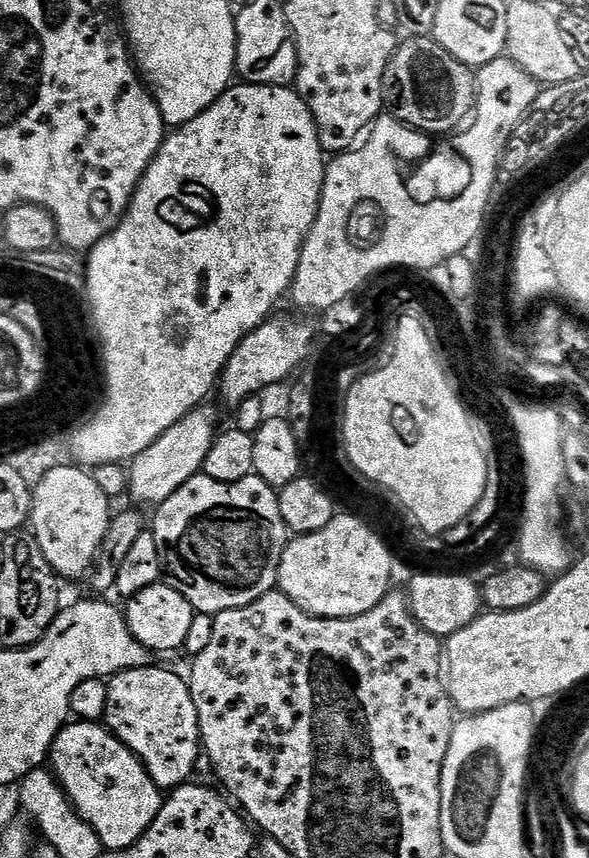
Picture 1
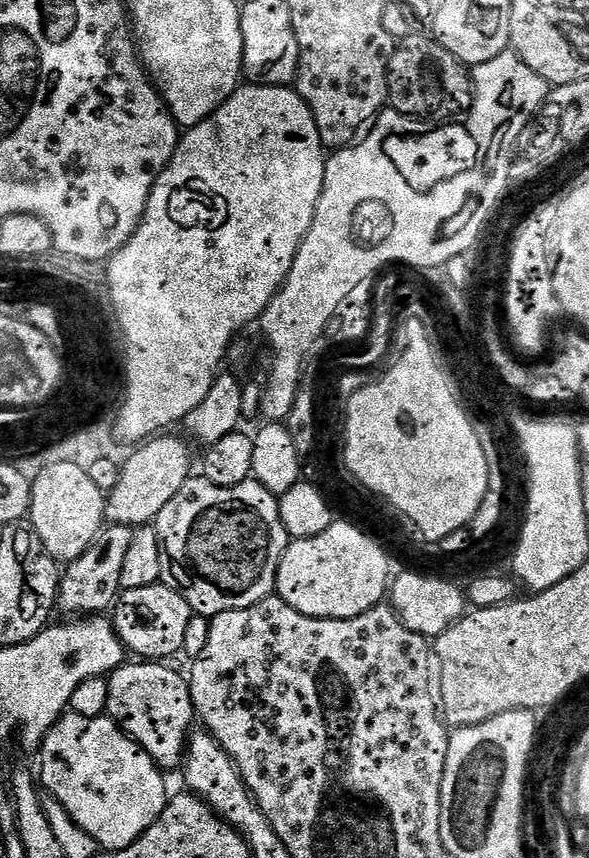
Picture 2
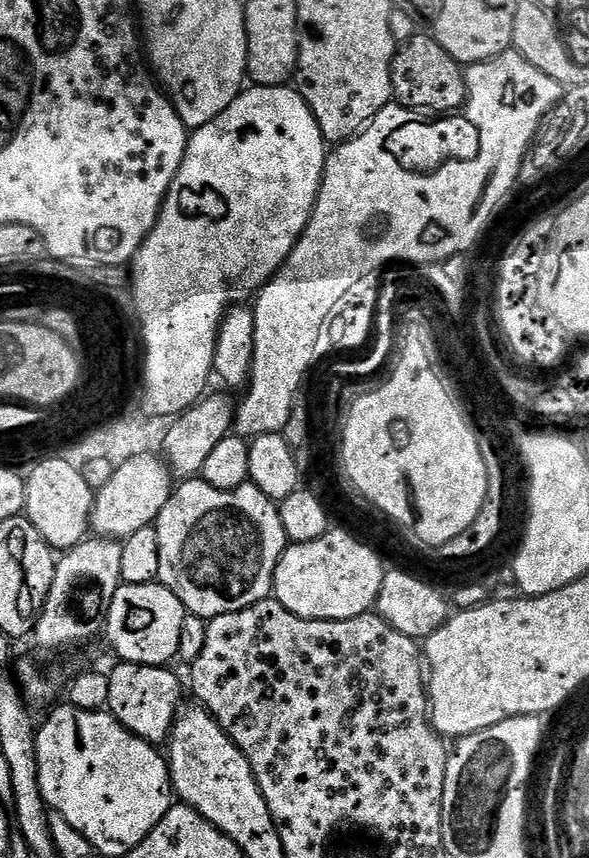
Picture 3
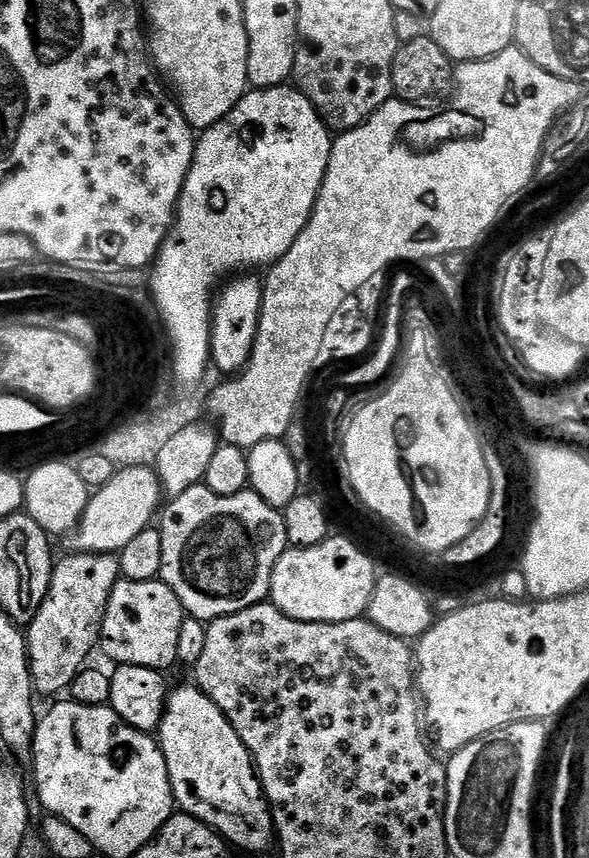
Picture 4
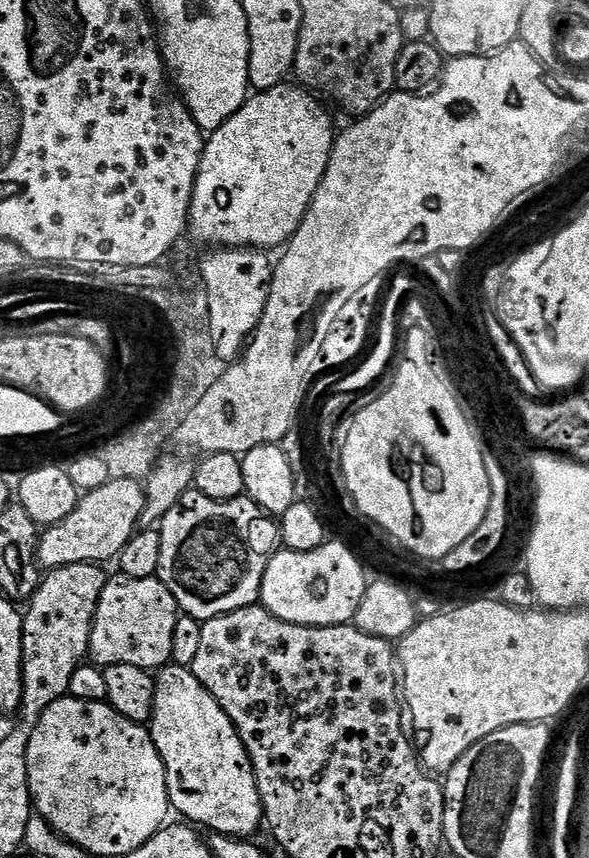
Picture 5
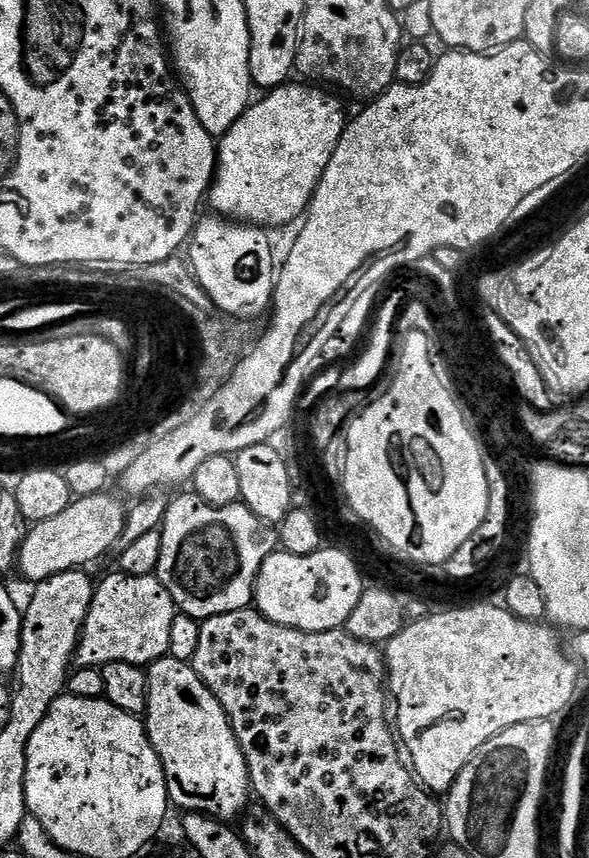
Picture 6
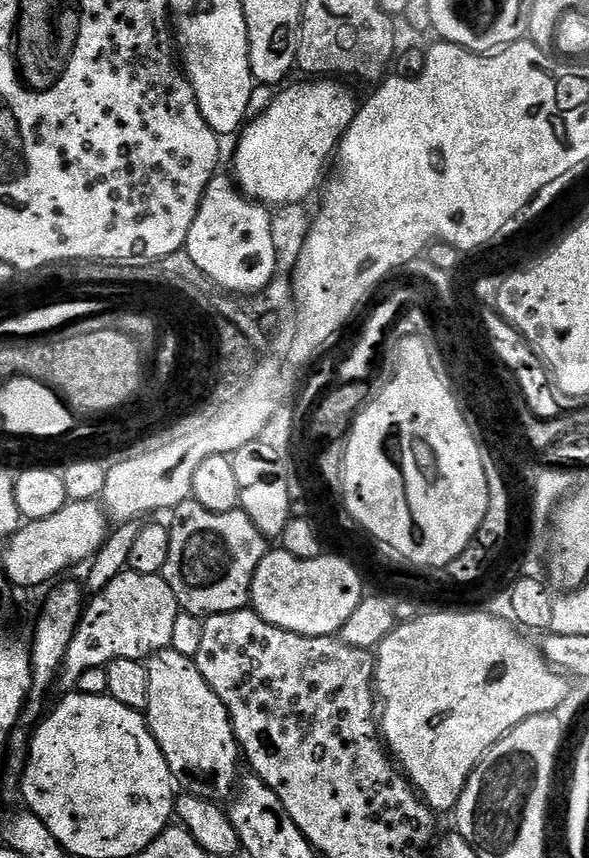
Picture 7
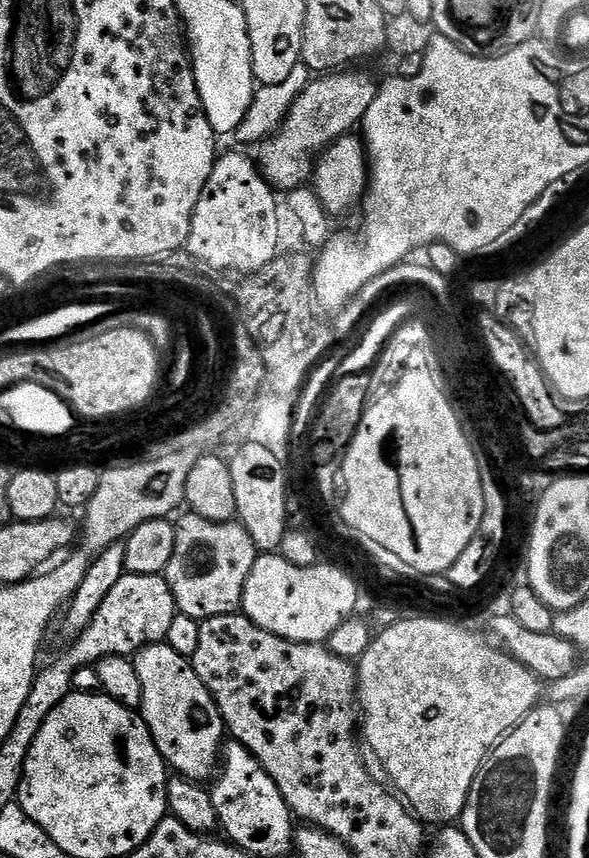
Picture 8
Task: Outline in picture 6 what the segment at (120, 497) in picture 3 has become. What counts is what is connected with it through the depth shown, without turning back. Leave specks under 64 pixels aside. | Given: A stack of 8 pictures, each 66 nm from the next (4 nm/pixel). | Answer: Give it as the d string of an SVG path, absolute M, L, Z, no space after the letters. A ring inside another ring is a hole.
M103 491L73 499L58 518L35 521L24 535L20 547L18 572L31 582L39 582L54 578L54 574L83 569L88 566L84 564L92 564L102 559L112 547L115 549L124 529L126 504L118 497L108 495L107 491Z

